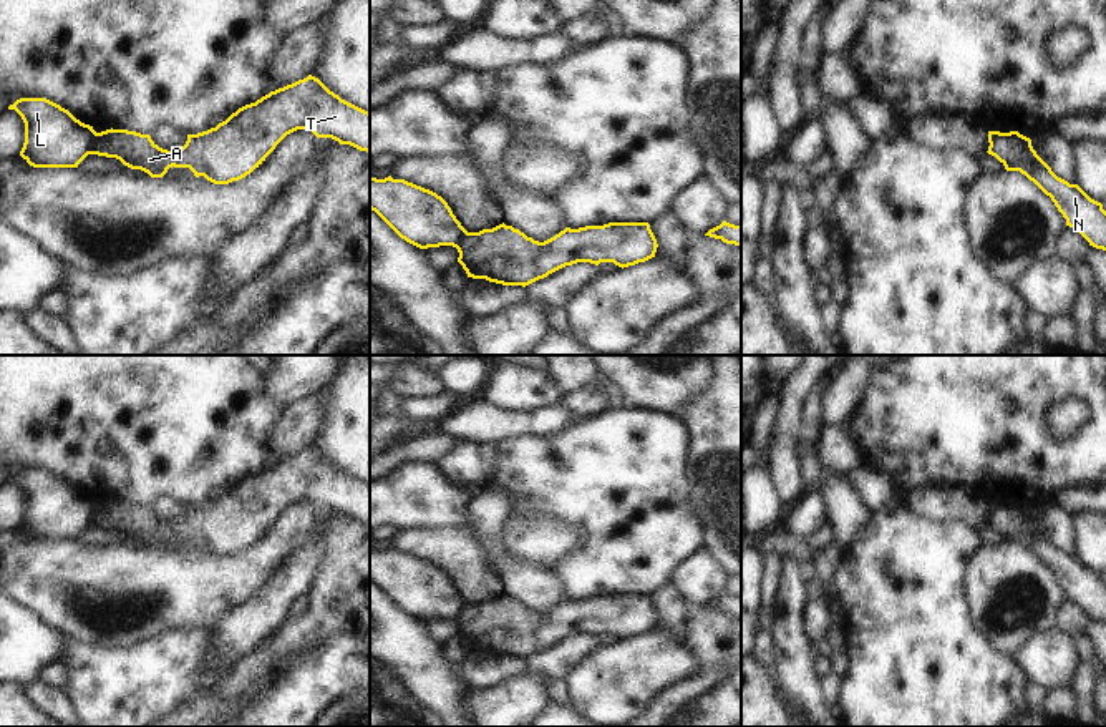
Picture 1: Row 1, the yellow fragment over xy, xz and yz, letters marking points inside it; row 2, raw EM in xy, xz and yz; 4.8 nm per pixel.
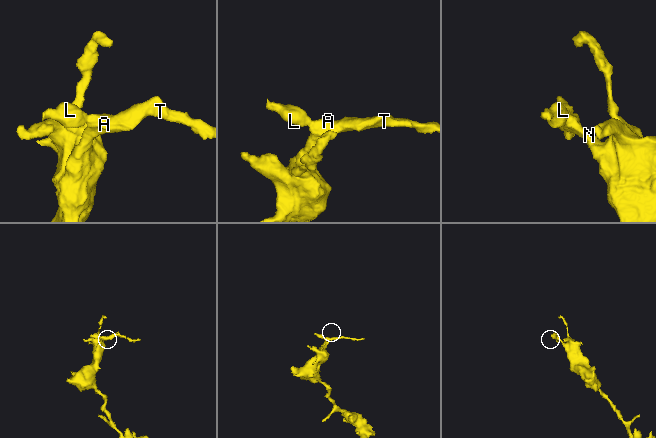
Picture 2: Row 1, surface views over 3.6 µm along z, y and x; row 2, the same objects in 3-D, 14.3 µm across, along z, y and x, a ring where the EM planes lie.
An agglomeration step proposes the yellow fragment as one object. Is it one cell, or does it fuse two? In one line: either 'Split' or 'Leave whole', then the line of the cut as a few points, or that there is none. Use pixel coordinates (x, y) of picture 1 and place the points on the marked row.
Split. Split along xy (98, 133), (90, 153)

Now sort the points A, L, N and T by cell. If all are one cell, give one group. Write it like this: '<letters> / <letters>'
A N T / L

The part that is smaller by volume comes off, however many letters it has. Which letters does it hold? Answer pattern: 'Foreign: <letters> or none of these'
Foreign: L

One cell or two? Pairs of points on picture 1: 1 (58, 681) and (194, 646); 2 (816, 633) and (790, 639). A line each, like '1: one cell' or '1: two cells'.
1: two cells
2: two cells

